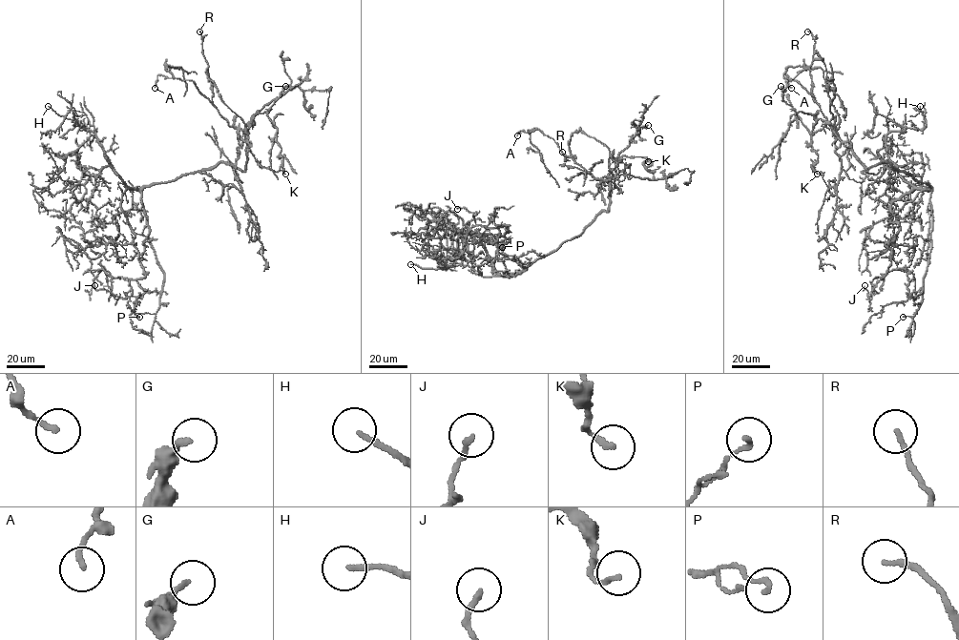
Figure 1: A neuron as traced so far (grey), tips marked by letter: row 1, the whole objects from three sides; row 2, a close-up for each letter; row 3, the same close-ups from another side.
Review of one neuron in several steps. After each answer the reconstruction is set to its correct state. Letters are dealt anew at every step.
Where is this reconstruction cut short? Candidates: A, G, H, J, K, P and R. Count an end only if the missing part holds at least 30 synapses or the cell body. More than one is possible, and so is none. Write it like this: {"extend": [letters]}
{"extend": []}

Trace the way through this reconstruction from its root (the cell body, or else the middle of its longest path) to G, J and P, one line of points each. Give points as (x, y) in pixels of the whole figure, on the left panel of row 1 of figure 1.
G: (200, 172), (219, 162), (245, 170), (245, 127), (248, 124), (248, 134), (252, 117), (268, 112), (285, 86)
J: (200, 172), (125, 191), (121, 210), (145, 277), (113, 277), (114, 297), (94, 285)
P: (200, 172), (146, 186), (142, 191), (149, 242), (164, 282), (158, 309), (152, 314), (134, 316), (139, 317)

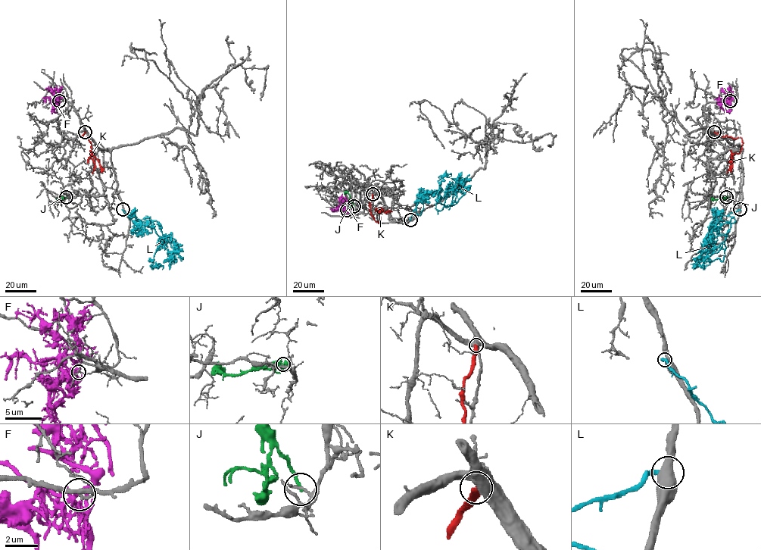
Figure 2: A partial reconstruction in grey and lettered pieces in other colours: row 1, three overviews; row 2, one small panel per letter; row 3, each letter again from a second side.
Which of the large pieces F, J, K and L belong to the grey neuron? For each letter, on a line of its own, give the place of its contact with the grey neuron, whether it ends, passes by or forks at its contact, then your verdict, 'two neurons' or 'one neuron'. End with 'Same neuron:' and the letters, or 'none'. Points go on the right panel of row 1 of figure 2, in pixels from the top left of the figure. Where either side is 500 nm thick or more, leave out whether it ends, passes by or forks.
F: meets grey at (730, 101); it passes by; two neurons
J: meets grey at (726, 197); it ends there; two neurons
K: meets grey at (714, 132); two neurons
L: meets grey at (740, 209); two neurons
Same neuron: none

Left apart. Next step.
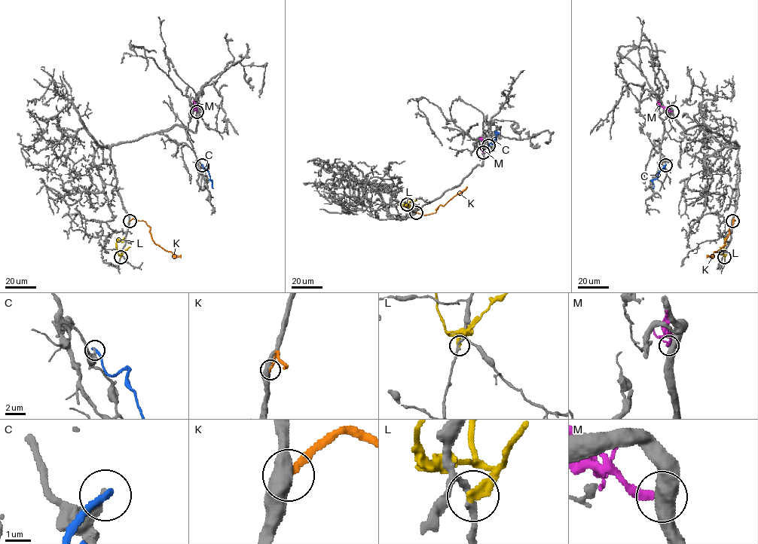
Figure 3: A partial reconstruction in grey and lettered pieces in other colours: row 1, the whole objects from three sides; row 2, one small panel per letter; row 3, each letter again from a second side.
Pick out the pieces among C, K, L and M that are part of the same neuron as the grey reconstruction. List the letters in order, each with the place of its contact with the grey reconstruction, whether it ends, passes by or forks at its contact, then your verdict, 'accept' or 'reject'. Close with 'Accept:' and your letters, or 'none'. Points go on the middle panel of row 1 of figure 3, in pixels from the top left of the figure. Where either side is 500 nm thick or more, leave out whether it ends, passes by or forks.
C: (488, 145) | it ends | reject
K: (416, 212) | reject
L: (407, 204) | it ends | reject
M: (483, 152) | reject
Accept: none

